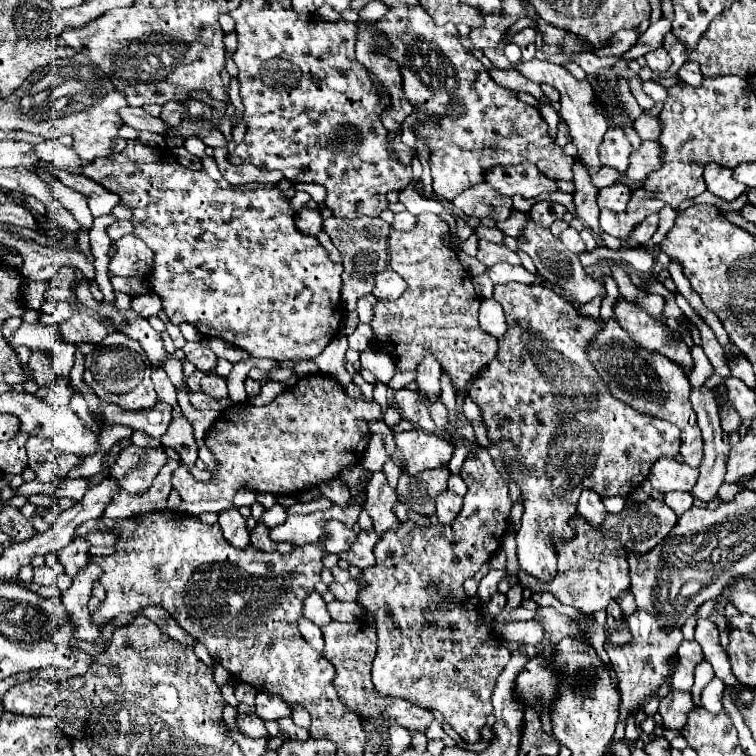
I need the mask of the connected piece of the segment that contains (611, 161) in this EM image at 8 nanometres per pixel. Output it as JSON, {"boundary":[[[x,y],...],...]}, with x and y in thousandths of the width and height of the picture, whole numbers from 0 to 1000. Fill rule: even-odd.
{"boundary":[[[808,167],[800,175],[800,183],[798,183],[795,193],[792,193],[795,217],[808,220],[808,222],[813,222],[819,228],[827,228],[835,201],[837,201],[837,196],[835,196],[835,188],[829,185],[824,169]]]}

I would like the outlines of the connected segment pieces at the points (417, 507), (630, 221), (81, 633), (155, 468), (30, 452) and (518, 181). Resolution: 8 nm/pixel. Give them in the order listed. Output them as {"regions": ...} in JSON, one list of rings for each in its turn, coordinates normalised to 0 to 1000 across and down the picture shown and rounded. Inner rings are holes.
{"regions":[[[[573,619],[554,624],[546,638],[541,632],[541,646],[525,646],[528,664],[541,667],[554,680],[575,680],[575,656],[591,648],[591,619]]],[[[843,249],[835,257],[832,272],[821,283],[808,280],[808,278],[795,278],[795,288],[792,288],[795,304],[813,312],[813,315],[819,315],[819,317],[829,317],[832,307],[848,291],[853,291],[853,286],[866,283],[866,280],[874,278],[877,267],[872,267],[872,265],[851,265],[860,261],[861,255],[854,253],[853,249]]],[[[118,741],[118,746],[97,765],[97,772],[89,783],[81,786],[86,804],[91,807],[91,815],[99,825],[99,844],[110,847],[126,847],[131,841],[131,831],[120,823],[120,812],[115,807],[115,796],[123,783],[123,772],[134,765],[134,749]]],[[[173,587],[155,601],[155,606],[147,616],[147,632],[157,640],[160,648],[165,648],[171,653],[189,653],[200,643],[202,632],[208,630],[208,624],[216,619],[218,611],[221,611],[221,601],[218,601],[217,590],[196,593],[190,599],[190,593]]],[[[38,579],[36,582],[36,603],[38,603],[38,619],[49,627],[49,635],[78,640],[86,635],[89,624],[107,614],[102,603],[83,601],[81,595],[70,590],[62,579]]],[[[705,217],[684,220],[652,220],[642,238],[663,257],[679,259],[689,257],[692,262],[710,262],[718,254],[737,254],[737,241],[721,235]]]]}

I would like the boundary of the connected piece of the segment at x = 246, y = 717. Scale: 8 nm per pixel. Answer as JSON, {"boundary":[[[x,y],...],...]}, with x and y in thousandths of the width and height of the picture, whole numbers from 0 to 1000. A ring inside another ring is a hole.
{"boundary":[[[332,942],[332,944],[316,944],[313,958],[316,958],[316,966],[324,974],[329,974],[329,976],[353,976],[353,979],[358,976],[353,963],[351,963],[351,955],[337,942]]]}

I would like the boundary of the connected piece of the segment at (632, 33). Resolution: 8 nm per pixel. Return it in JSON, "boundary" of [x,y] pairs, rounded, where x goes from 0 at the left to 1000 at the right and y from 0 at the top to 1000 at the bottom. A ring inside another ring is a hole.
{"boundary":[[[819,40],[816,45],[811,45],[808,61],[792,63],[792,66],[787,66],[787,71],[790,74],[821,74],[843,58],[843,50],[845,50],[843,40]]]}

